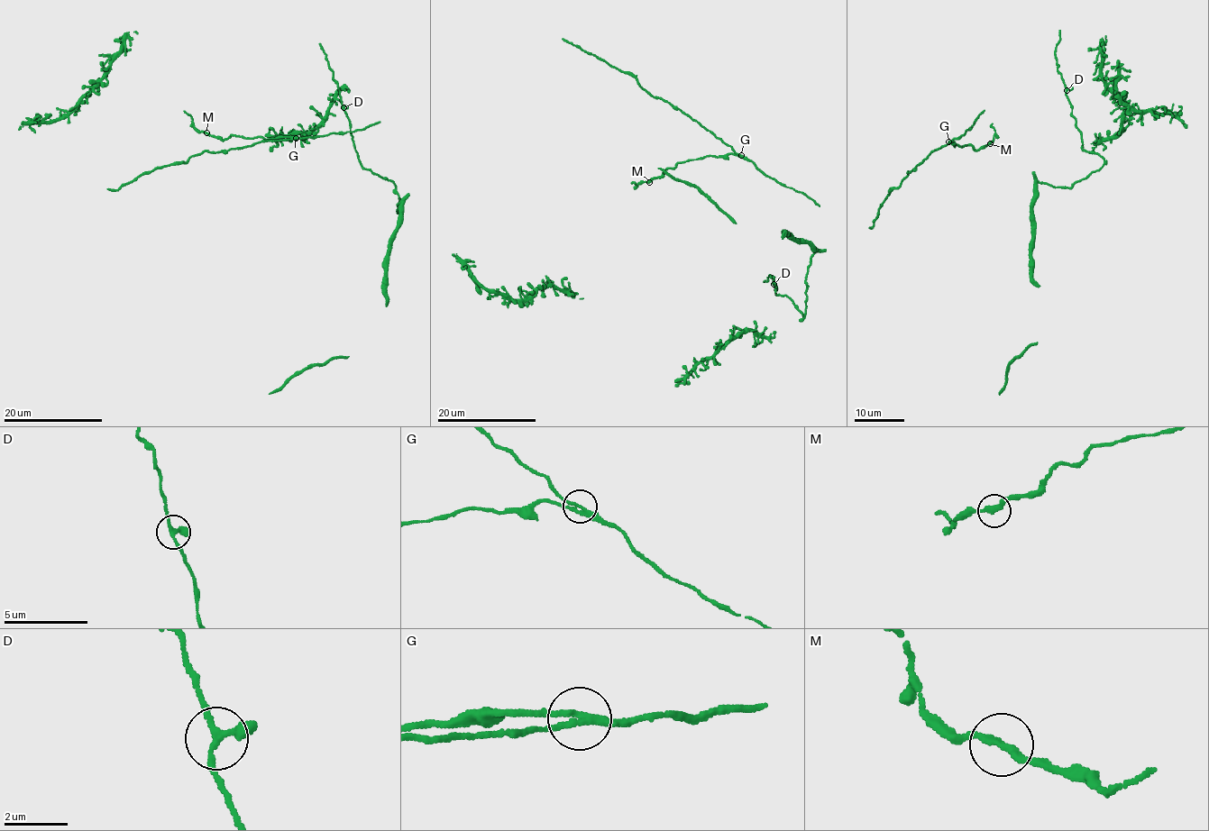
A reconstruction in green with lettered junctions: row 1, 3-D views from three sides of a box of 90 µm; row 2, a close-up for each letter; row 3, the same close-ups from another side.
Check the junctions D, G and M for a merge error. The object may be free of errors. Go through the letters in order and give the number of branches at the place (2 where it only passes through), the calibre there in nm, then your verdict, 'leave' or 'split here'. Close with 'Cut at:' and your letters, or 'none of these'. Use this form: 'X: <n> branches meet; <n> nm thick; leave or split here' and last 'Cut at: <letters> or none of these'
D: 3 branches meet; 200 nm thick; leave
G: 3 branches meet; 220 nm thick; leave
M: 2 branches meet; 240 nm thick; leave
Cut at: none of these

